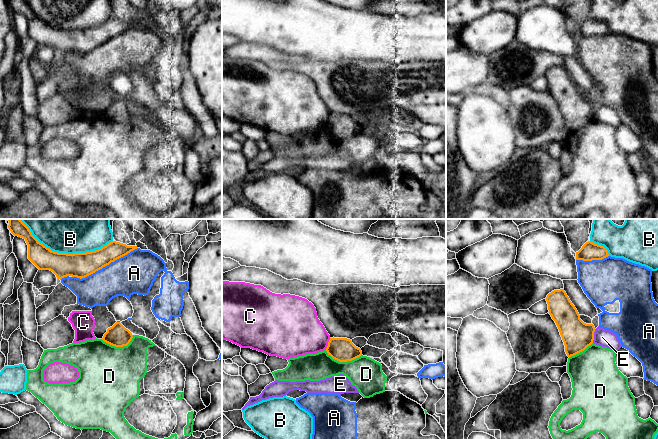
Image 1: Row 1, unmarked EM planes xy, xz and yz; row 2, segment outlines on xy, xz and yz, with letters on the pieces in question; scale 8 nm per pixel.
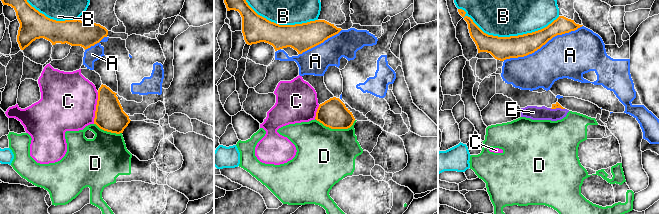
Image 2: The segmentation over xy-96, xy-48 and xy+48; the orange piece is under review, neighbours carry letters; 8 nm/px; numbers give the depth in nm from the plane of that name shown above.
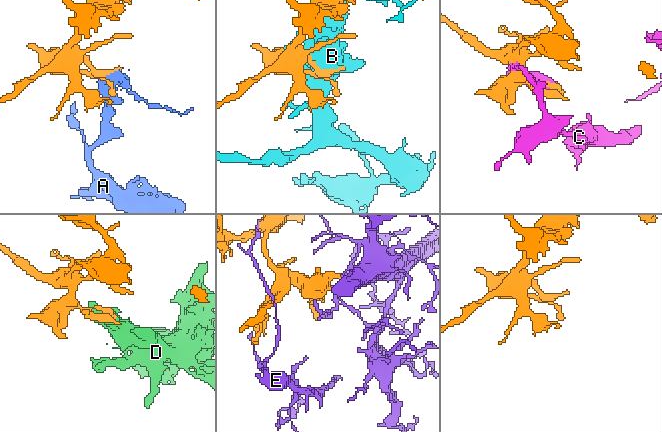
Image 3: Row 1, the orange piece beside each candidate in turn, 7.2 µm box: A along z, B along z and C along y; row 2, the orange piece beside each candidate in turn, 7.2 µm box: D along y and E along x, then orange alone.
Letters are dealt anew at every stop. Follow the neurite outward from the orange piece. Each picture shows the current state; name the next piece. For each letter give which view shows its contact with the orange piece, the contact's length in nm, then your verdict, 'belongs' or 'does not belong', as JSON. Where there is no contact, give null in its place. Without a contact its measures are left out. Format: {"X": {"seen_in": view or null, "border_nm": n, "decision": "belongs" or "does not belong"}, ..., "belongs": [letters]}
{"A": {"seen_in": "xy", "border_nm": 600, "decision": "does not belong"}, "B": {"seen_in": "xy", "border_nm": 750, "decision": "does not belong"}, "C": {"seen_in": "xz", "border_nm": 100, "decision": "does not belong"}, "D": {"seen_in": "xz", "border_nm": 300, "decision": "does not belong"}, "E": {"seen_in": "yz", "border_nm": 110, "decision": "does not belong"}, "belongs": []}

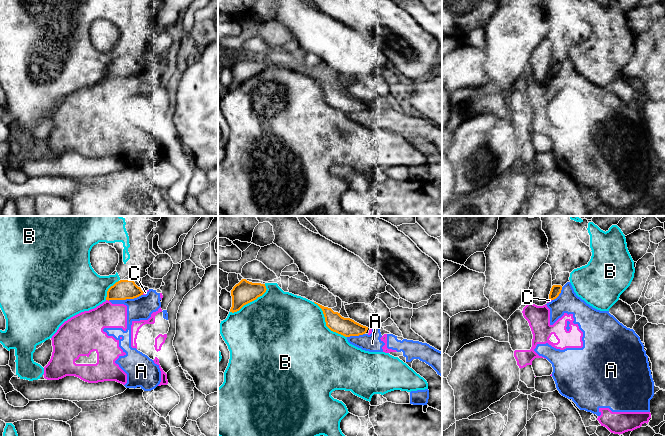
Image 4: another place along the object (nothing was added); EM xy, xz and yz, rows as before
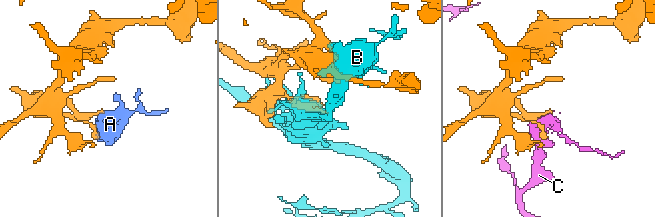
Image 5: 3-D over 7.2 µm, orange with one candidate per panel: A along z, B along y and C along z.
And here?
{"A": {"seen_in": "xy", "border_nm": 280, "decision": "does not belong"}, "B": {"seen_in": "xz", "border_nm": 400, "decision": "does not belong"}, "C": {"seen_in": "xy", "border_nm": 30, "decision": "does not belong"}, "belongs": []}

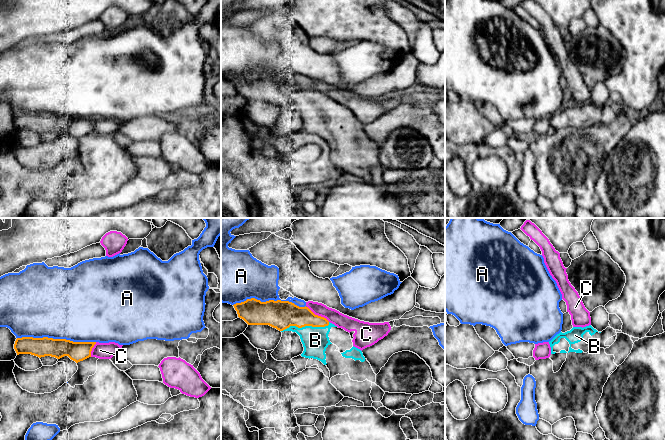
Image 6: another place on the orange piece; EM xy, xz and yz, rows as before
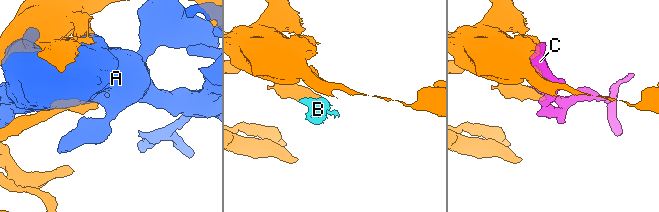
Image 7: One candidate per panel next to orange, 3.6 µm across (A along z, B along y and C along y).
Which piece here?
{"A": {"seen_in": "xy", "border_nm": 650, "decision": "does not belong"}, "B": {"seen_in": "xz", "border_nm": 400, "decision": "belongs"}, "C": {"seen_in": "xz", "border_nm": 220, "decision": "does not belong"}, "belongs": ["B"]}

